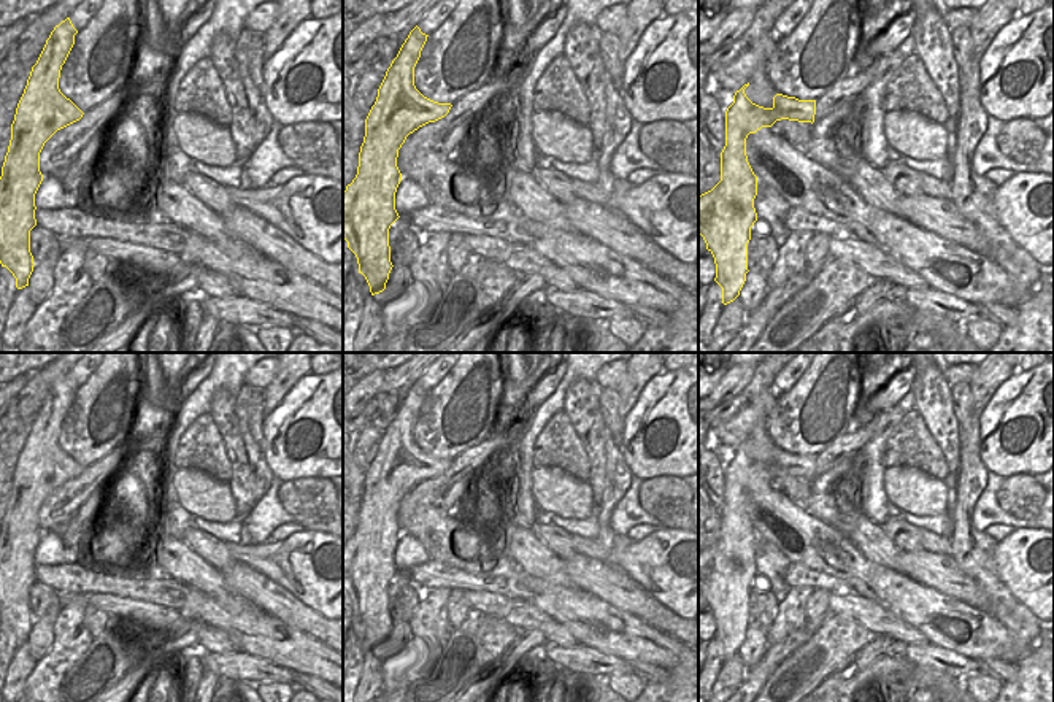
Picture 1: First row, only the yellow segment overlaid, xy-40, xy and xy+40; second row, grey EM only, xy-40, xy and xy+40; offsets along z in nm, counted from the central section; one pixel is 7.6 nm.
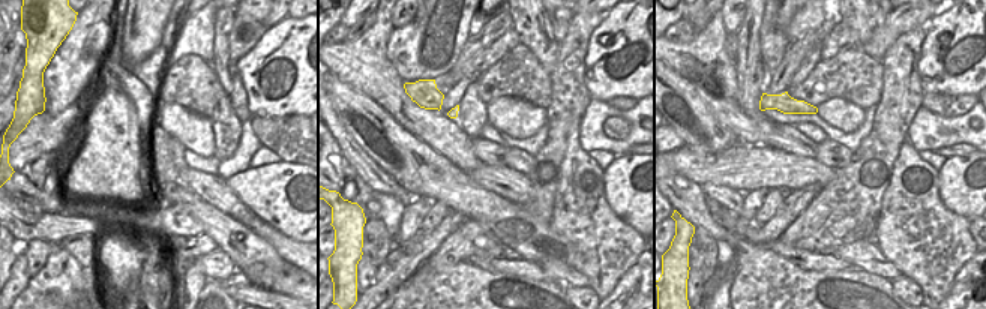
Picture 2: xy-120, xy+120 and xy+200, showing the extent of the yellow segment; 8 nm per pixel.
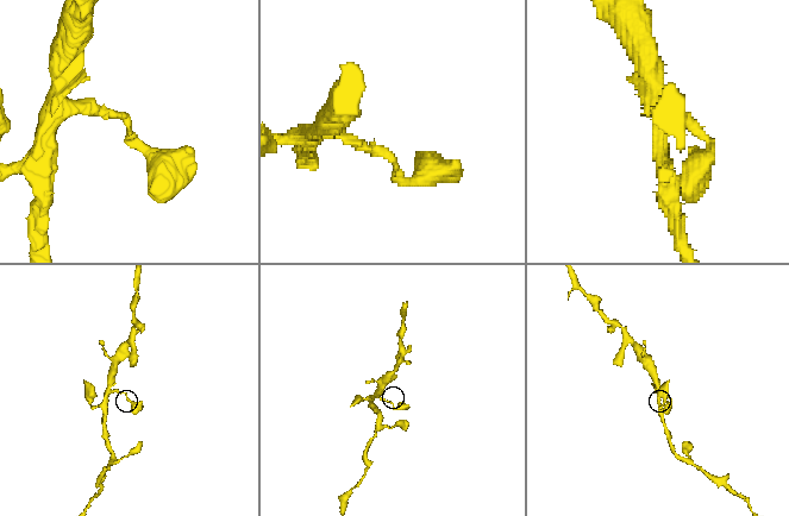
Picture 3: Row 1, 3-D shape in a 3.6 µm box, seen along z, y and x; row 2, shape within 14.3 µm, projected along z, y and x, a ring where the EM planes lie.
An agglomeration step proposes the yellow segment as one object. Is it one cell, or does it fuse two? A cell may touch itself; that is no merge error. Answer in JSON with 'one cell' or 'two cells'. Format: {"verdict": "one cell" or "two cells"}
{"verdict": "one cell"}

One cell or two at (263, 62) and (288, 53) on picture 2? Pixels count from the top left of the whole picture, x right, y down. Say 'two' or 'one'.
one

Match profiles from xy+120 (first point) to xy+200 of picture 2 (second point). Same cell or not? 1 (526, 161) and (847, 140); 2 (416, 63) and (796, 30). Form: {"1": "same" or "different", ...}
{"1": "different", "2": "different"}

